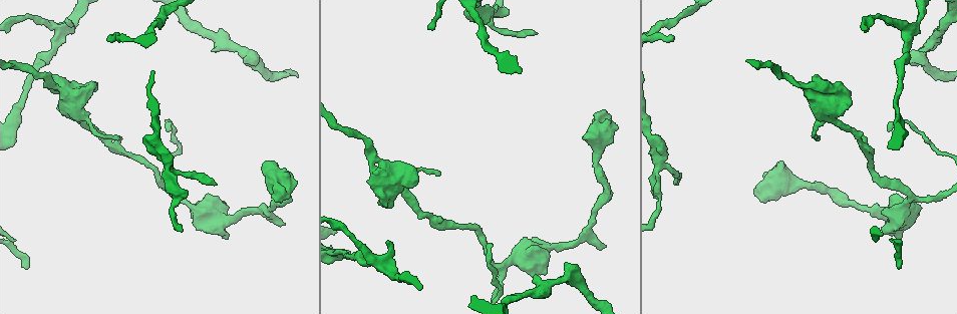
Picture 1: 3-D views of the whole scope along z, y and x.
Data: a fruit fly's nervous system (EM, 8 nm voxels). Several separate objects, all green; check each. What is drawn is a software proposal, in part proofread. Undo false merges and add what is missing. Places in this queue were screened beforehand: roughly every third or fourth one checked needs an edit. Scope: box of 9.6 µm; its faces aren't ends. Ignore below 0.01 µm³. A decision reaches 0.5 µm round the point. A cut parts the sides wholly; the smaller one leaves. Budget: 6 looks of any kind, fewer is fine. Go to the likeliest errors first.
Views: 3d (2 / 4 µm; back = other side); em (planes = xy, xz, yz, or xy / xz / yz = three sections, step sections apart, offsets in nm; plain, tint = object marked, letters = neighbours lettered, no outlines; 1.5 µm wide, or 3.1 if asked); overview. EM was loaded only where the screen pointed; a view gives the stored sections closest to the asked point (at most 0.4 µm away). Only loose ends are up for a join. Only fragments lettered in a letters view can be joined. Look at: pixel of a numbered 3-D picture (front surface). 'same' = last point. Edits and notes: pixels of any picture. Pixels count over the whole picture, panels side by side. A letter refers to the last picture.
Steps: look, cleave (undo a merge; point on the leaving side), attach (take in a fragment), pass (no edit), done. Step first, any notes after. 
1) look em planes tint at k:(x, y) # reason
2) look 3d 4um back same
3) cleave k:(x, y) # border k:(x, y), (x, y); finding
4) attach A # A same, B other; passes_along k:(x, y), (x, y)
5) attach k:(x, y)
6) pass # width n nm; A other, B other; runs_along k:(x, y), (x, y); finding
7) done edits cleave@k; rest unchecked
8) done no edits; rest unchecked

look 3d 2um at 1:(109, 40) # free end

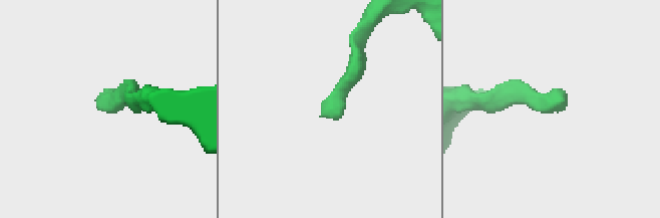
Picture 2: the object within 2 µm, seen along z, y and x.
look em planes letters at 2:(333, 119) # need the tissue

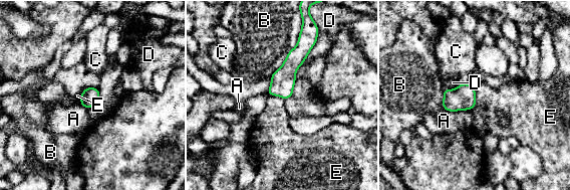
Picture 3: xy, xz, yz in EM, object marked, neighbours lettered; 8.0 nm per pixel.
pass # longest_contact B 460 nm; A other, B other, C other, D other, E other; border 3:(474, 87), (476, 105); no lettered fragment goes on from it

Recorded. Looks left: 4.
look em xy step 8 tint at 1:(284, 225) # an open end

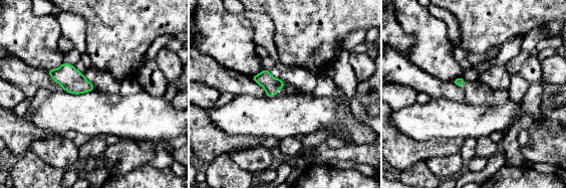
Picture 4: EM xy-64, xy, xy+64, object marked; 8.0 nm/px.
look em planes letters same

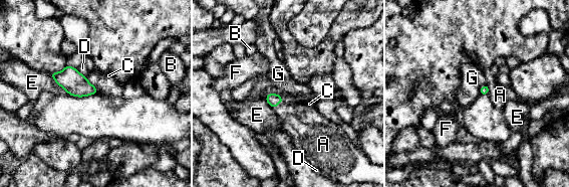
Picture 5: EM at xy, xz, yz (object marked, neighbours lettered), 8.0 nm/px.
attach 5:(302, 123) # A same, B other, C other, D other, E other, F other, G other; passes_along 5:(273, 100), (277, 105), (302, 123); it goes on there

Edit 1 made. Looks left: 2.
look 3d 4um at 1:(813, 83) # stops while still wide

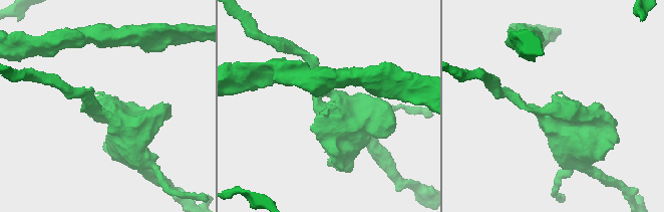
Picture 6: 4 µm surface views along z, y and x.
look em planes letters at 6:(315, 107)

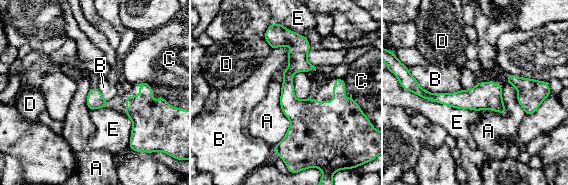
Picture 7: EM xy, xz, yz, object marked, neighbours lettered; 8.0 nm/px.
pass # A other, B other, C other, D other, E other; no lettered fragment goes on from it

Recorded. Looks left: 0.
done edits attach@5; rest unchecked

